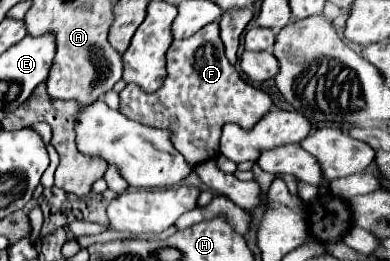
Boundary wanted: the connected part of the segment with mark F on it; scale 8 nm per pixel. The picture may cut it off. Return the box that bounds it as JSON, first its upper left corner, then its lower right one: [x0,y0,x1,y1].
[119,22,273,166]

